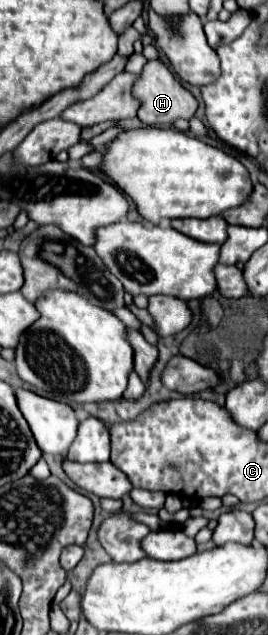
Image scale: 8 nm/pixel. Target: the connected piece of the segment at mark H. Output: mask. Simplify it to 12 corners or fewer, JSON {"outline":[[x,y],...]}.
{"outline":[[159,59],[133,85],[145,125],[191,119],[197,99]]}

